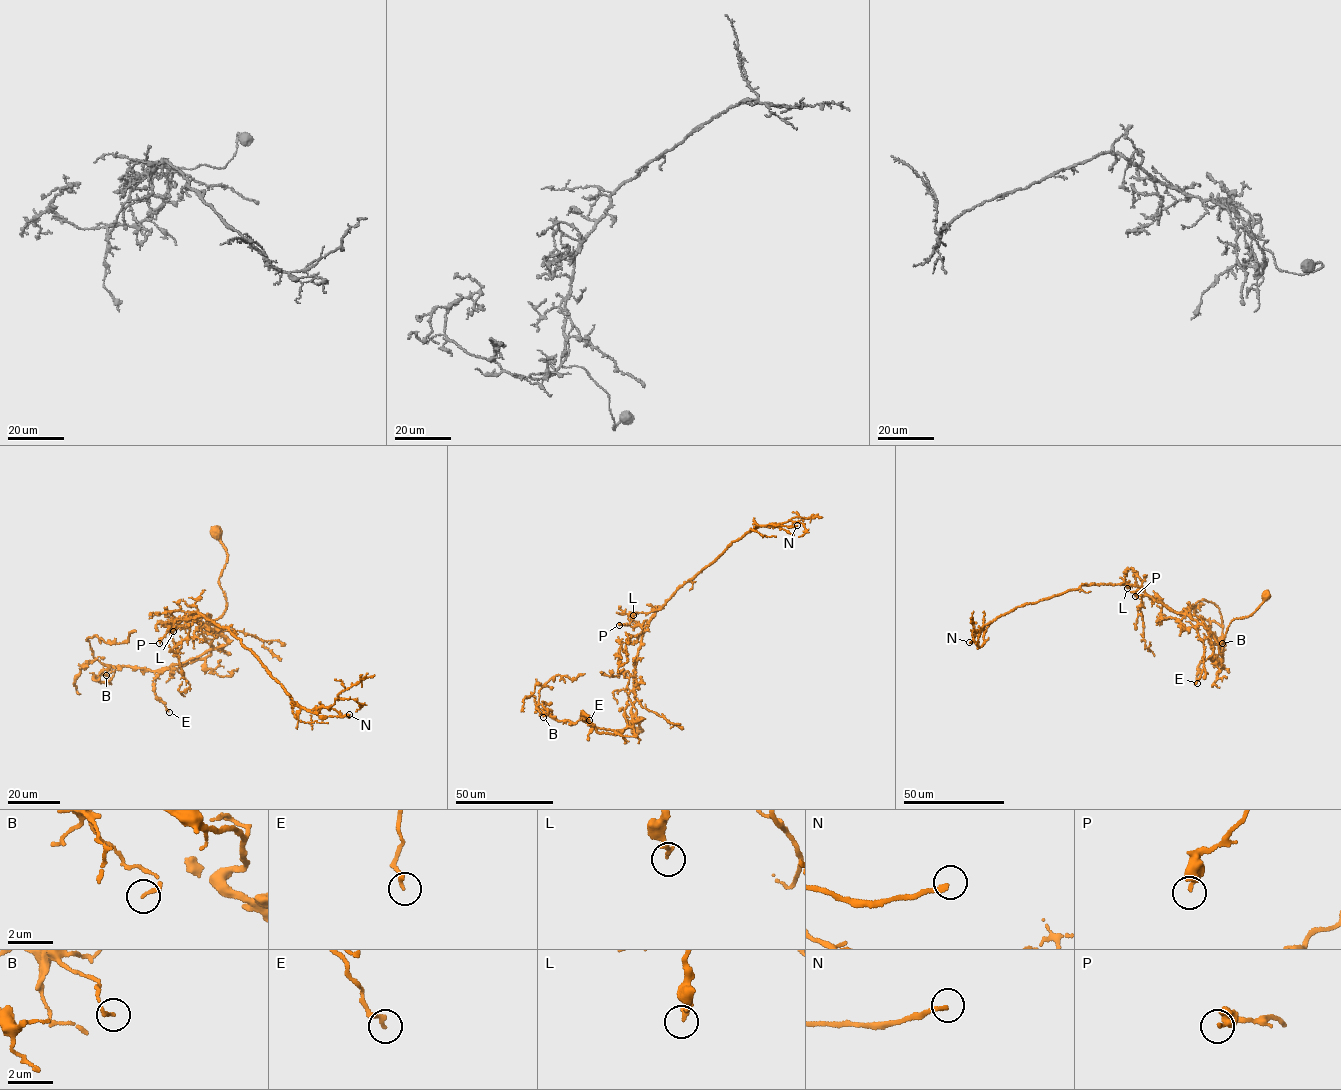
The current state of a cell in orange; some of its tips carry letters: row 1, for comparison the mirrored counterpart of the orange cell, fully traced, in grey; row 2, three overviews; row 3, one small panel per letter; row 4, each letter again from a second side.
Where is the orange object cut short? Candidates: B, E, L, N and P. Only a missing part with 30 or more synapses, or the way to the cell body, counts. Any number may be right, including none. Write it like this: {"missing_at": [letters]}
{"missing_at": ["N"]}

